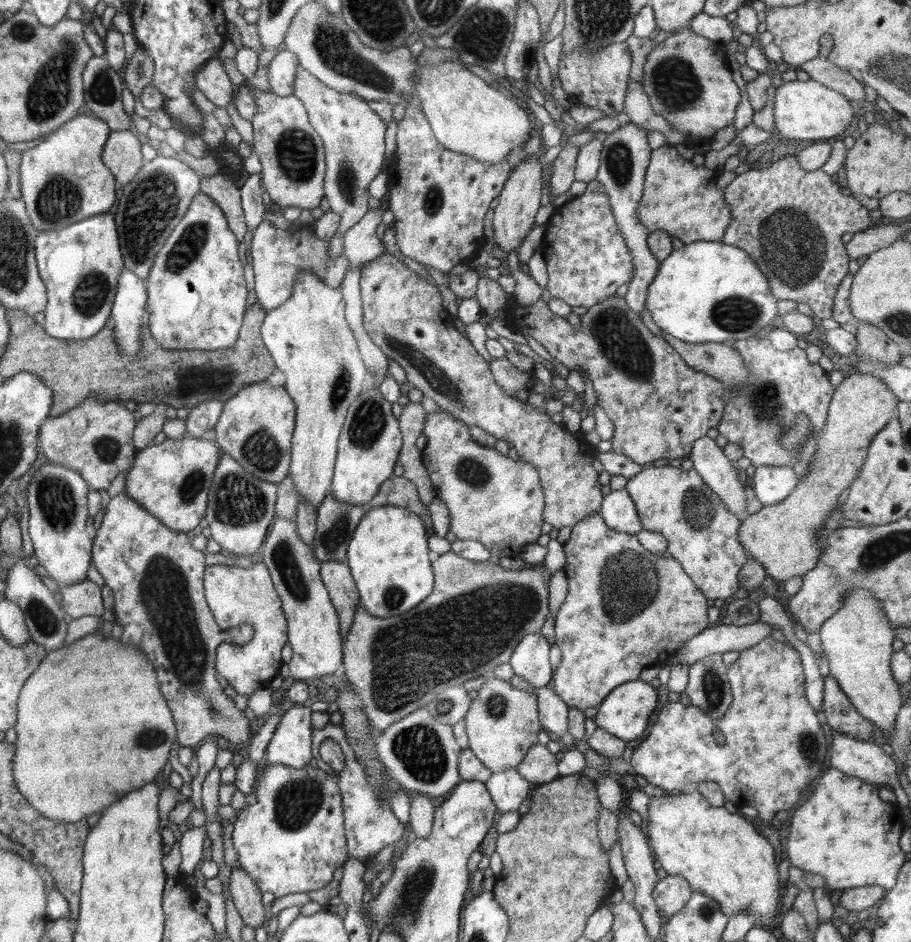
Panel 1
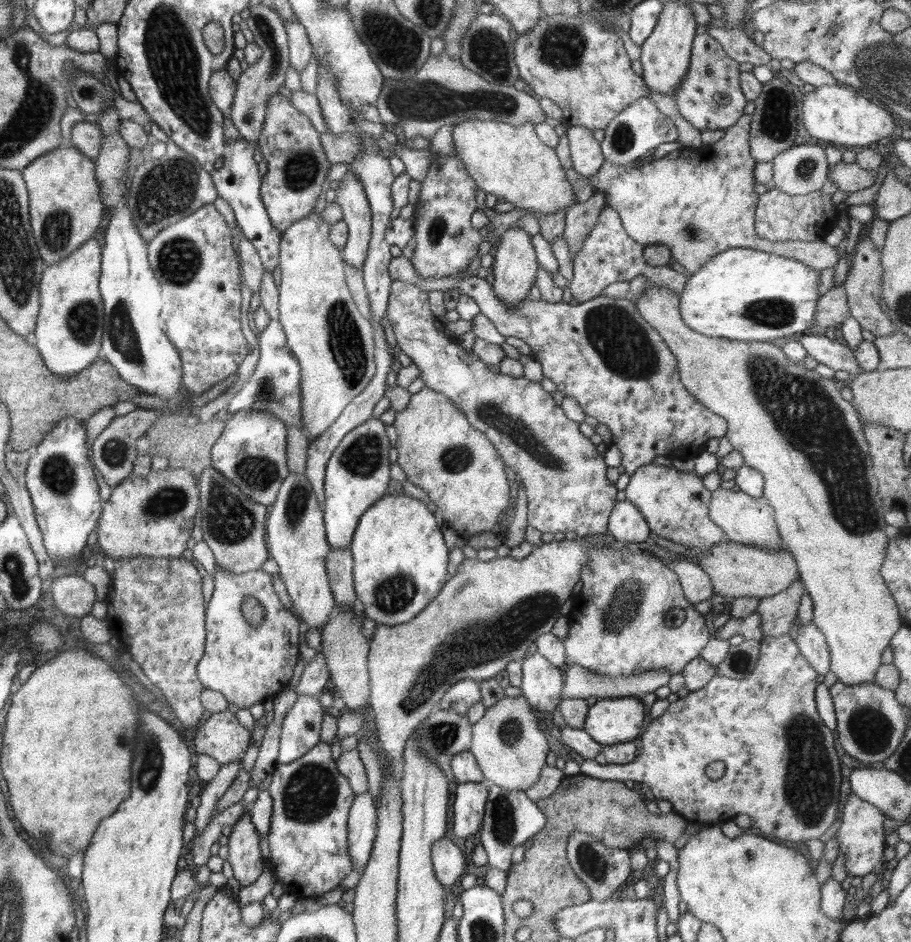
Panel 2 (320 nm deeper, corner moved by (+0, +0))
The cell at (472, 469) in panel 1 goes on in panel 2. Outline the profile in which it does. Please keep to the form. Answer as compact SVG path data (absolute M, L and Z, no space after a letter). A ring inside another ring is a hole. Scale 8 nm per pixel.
M424 384L417 393L411 394L408 406L406 406L403 411L398 411L395 414L393 427L396 429L398 435L395 446L398 451L397 463L406 473L408 482L411 482L414 486L418 486L418 488L422 488L428 495L429 500L432 500L432 502L436 504L437 510L442 512L443 527L454 529L464 537L469 538L476 534L483 533L484 531L491 531L492 528L506 516L510 506L510 487L507 474L505 473L506 466L501 456L498 454L498 451L494 448L494 445L486 438L486 435L476 430L476 428L468 422L464 412L462 412L462 410L460 410L447 396L426 387Z

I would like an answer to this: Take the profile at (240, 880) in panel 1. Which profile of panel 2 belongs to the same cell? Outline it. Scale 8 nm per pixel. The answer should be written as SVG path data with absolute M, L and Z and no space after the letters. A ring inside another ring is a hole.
M248 811L233 824L227 845L227 861L231 864L241 888L256 882L266 861L262 857L258 834Z

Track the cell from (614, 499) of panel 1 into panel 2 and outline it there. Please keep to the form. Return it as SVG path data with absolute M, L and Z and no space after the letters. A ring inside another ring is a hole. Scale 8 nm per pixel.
M628 499L616 501L611 512L607 530L619 541L644 543L651 530L642 513Z

